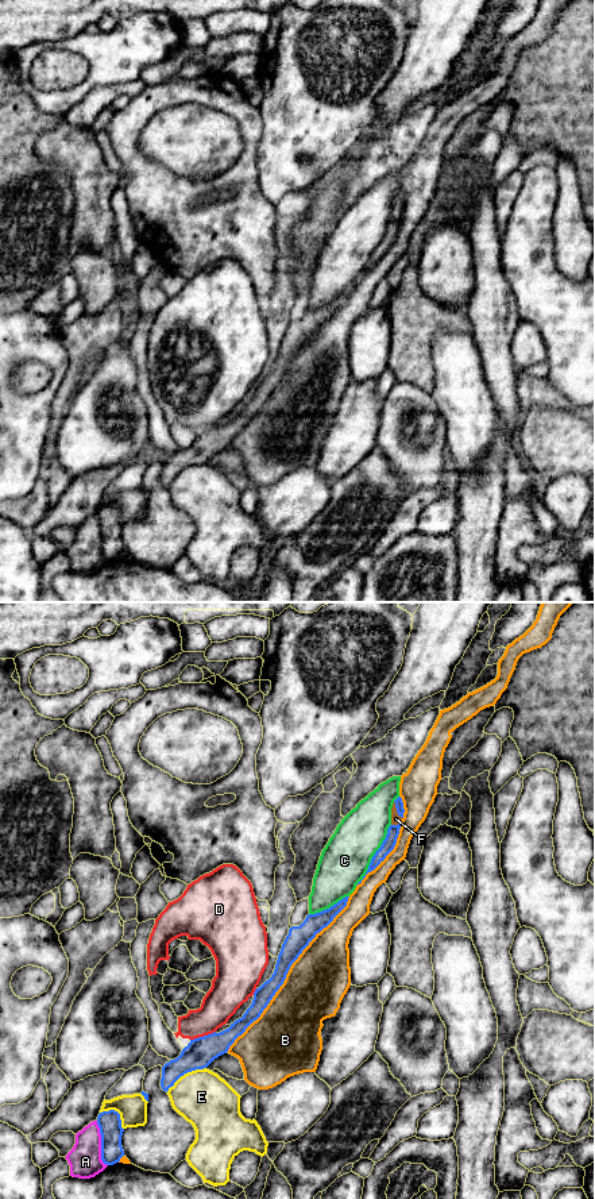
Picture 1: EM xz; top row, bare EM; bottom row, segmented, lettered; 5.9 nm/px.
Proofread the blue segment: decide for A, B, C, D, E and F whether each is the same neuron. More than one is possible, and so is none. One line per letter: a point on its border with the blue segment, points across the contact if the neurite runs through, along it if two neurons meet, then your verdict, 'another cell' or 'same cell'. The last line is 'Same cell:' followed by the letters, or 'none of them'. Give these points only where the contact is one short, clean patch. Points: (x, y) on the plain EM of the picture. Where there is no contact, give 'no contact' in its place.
A: contact xz (101, 539); another cell
B: contact xz (286, 369); another cell
C: contact xz (374, 250); another cell
D: contact xz (204, 431); another cell
E: contact xz (185, 467); another cell
F: contact xz (397, 205); way xz (398, 197), (397, 205), (395, 214); same cell
Same cell: F

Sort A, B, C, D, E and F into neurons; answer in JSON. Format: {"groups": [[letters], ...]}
{"groups": [["A"], ["B"], ["C"], ["D"], ["E"], ["F"]]}

